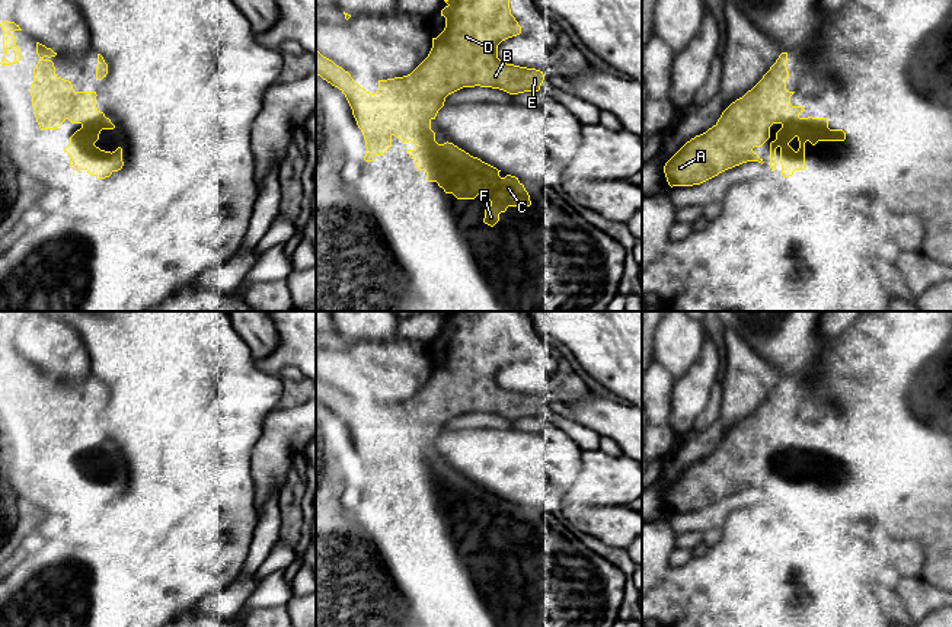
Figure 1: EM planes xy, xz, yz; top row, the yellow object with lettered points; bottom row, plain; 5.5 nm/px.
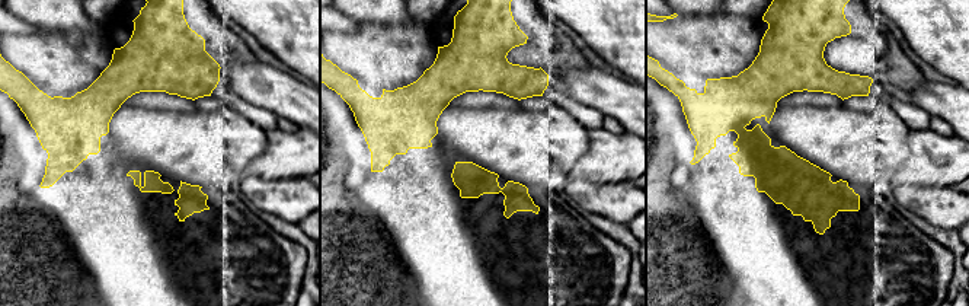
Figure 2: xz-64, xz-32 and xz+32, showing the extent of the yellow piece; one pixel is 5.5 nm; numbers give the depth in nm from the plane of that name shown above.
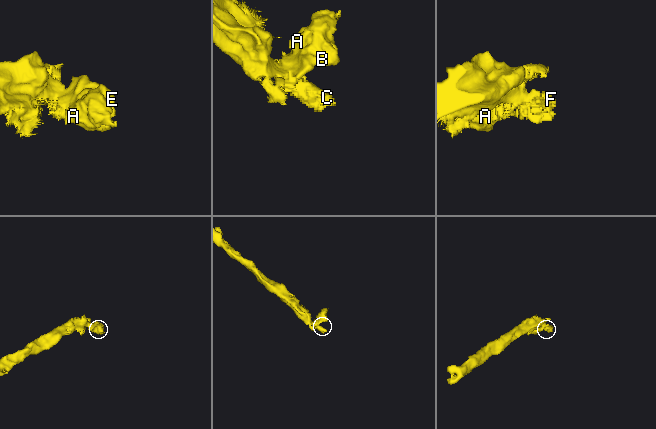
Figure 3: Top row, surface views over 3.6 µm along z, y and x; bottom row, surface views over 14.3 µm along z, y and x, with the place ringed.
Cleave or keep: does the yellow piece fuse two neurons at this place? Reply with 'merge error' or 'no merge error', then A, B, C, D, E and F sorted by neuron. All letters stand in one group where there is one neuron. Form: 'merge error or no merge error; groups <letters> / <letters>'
merge error; groups A B D E / C F

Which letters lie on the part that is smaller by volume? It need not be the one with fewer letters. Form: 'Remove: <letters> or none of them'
Remove: C, F

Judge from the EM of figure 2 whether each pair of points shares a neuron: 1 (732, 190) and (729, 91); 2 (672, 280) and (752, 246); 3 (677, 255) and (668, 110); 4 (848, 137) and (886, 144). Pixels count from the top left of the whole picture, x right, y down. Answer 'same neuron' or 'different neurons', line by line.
1: same neuron
2: different neurons
3: same neuron
4: same neuron

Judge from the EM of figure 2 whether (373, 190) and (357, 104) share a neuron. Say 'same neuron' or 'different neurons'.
same neuron

